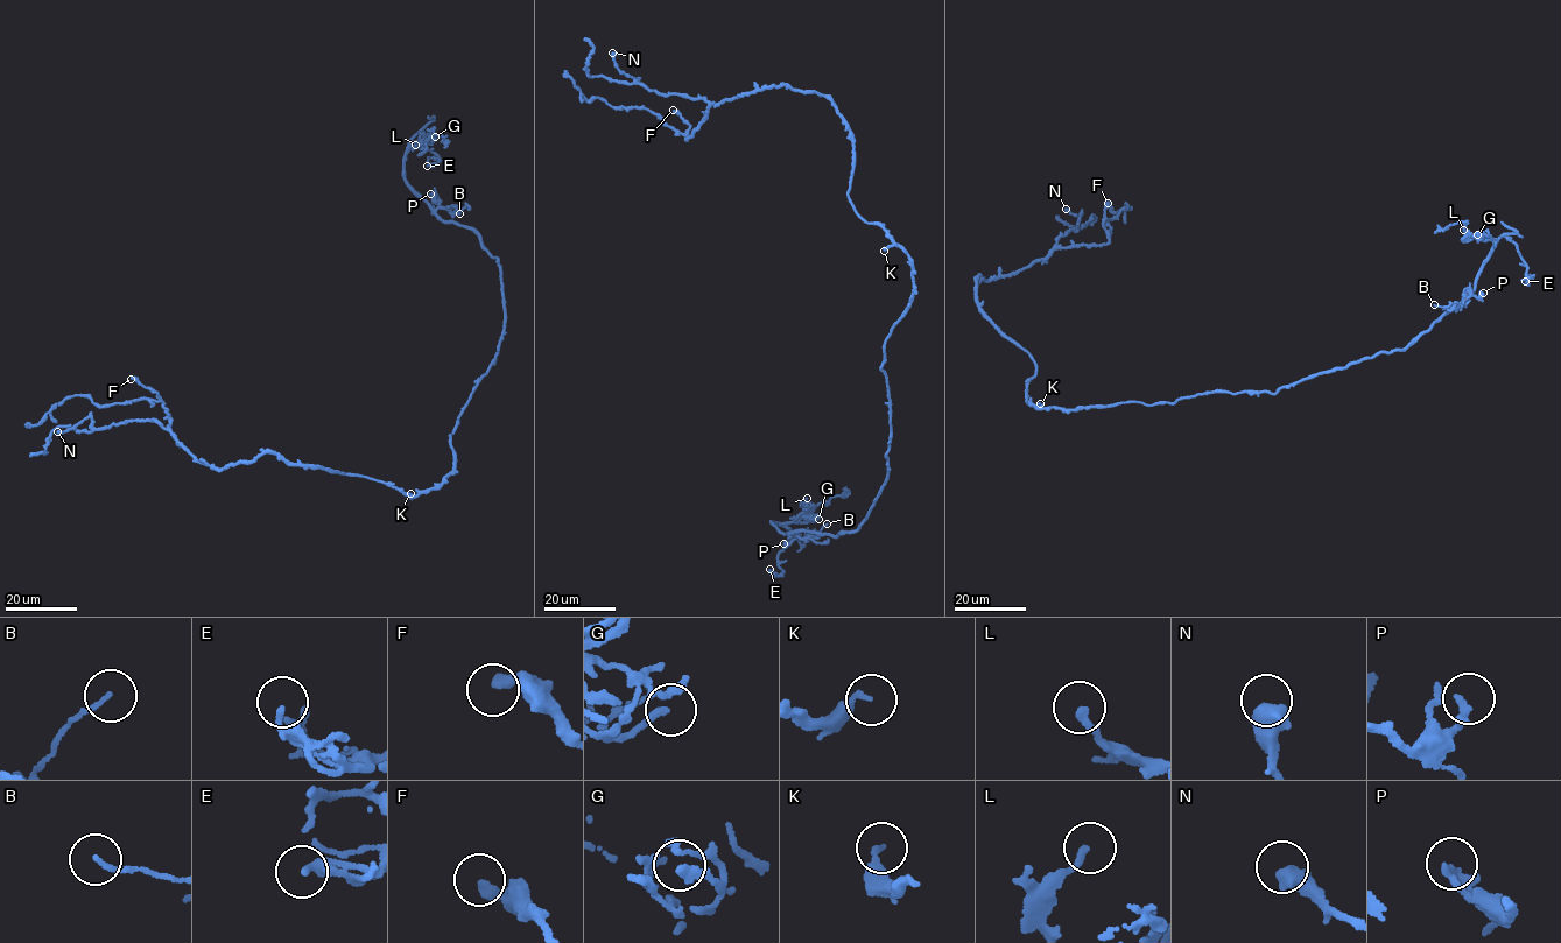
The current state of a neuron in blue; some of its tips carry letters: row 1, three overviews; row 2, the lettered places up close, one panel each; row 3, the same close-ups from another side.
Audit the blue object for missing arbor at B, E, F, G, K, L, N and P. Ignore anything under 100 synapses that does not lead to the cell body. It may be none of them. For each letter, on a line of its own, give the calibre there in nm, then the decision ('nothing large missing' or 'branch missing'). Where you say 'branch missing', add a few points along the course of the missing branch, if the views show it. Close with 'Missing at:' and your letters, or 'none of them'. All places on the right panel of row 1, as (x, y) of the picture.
B: calibre 110 nm; nothing large missing
E: calibre 120 nm; nothing large missing
F: calibre 320 nm; nothing large missing
G: calibre 240 nm; nothing large missing
K: calibre 240 nm; nothing large missing
L: calibre 200 nm; nothing large missing
N: calibre 600 nm; nothing large missing
P: calibre 280 nm; nothing large missing
Missing at: none of them

